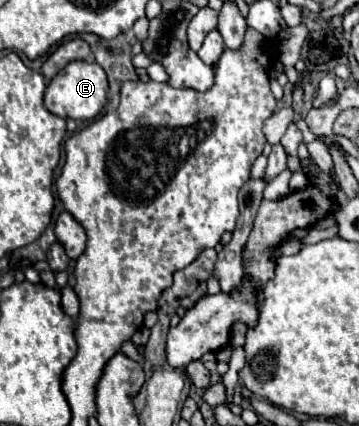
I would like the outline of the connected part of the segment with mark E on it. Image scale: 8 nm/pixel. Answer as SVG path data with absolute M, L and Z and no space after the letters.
M75 60L71 64L67 64L67 68L63 68L63 72L59 72L47 86L45 90L45 108L49 112L53 112L55 116L61 118L73 118L73 120L91 120L95 118L101 108L107 102L107 76L105 70L95 64L95 62L87 62L87 60Z

